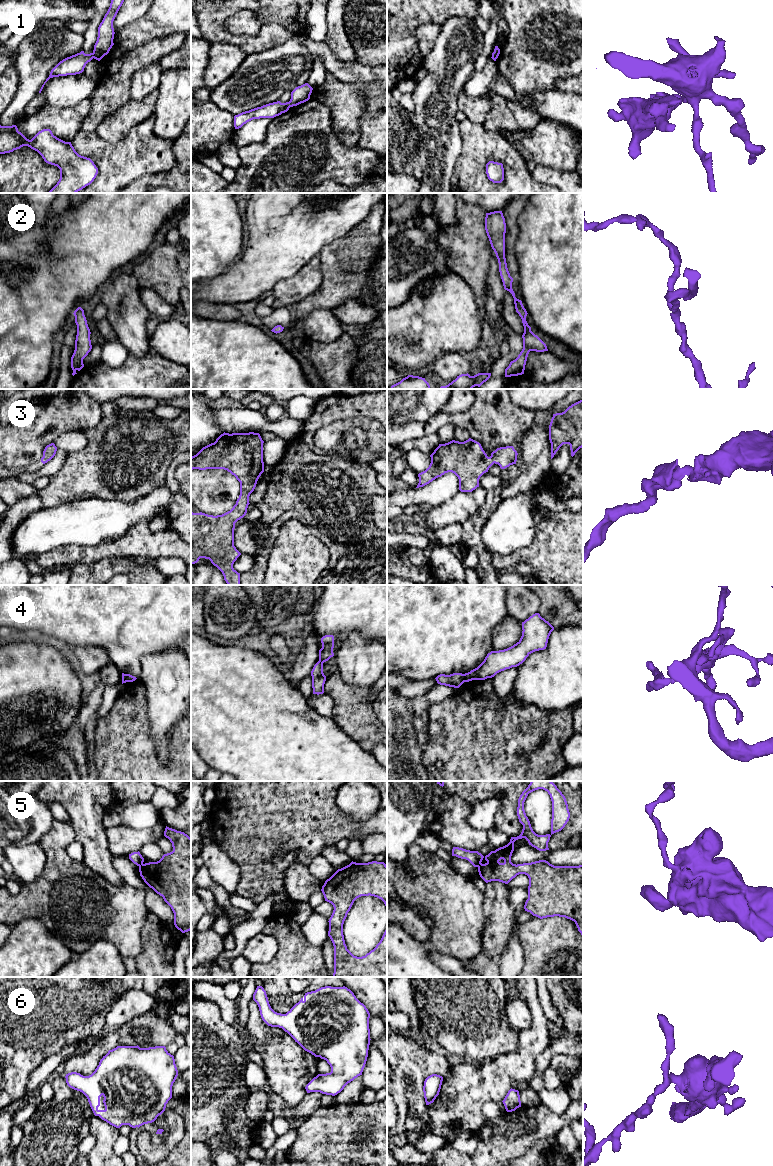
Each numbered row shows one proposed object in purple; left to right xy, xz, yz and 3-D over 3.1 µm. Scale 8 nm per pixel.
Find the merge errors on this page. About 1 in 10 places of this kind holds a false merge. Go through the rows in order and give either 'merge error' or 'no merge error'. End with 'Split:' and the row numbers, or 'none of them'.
1: merge error
2: no merge error
3: no merge error
4: merge error
5: merge error
6: no merge error
Split: 1, 4, 5

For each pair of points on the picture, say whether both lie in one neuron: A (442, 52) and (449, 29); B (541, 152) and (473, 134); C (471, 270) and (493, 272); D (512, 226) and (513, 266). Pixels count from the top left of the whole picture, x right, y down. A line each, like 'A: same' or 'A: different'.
A: same
B: different
C: different
D: same

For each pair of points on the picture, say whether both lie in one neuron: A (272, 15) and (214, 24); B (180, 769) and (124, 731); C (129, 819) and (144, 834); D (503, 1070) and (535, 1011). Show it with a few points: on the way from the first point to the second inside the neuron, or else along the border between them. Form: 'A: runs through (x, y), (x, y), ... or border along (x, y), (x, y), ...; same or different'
A: border along (260, 10), (254, 12); different
B: runs through (165, 769), (159, 769), (136, 746); same
C: border along (159, 819), (146, 827), (120, 824); different
D: runs through (518, 1057), (535, 1038), (536, 1026); same

